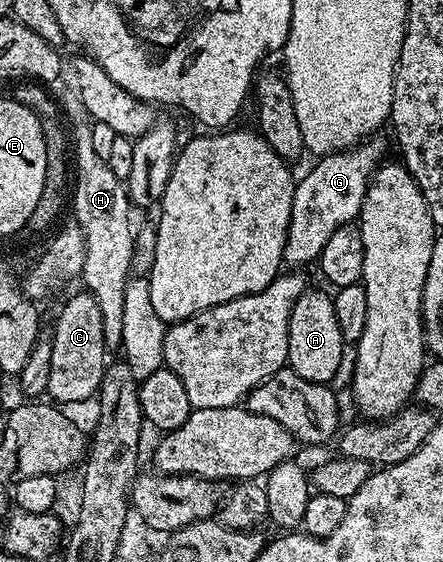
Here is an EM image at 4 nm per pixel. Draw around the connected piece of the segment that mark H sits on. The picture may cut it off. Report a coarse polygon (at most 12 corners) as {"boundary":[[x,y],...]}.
{"boundary":[[76,91],[63,113],[75,146],[71,217],[106,346],[123,339],[135,225],[129,190],[95,155]]}

